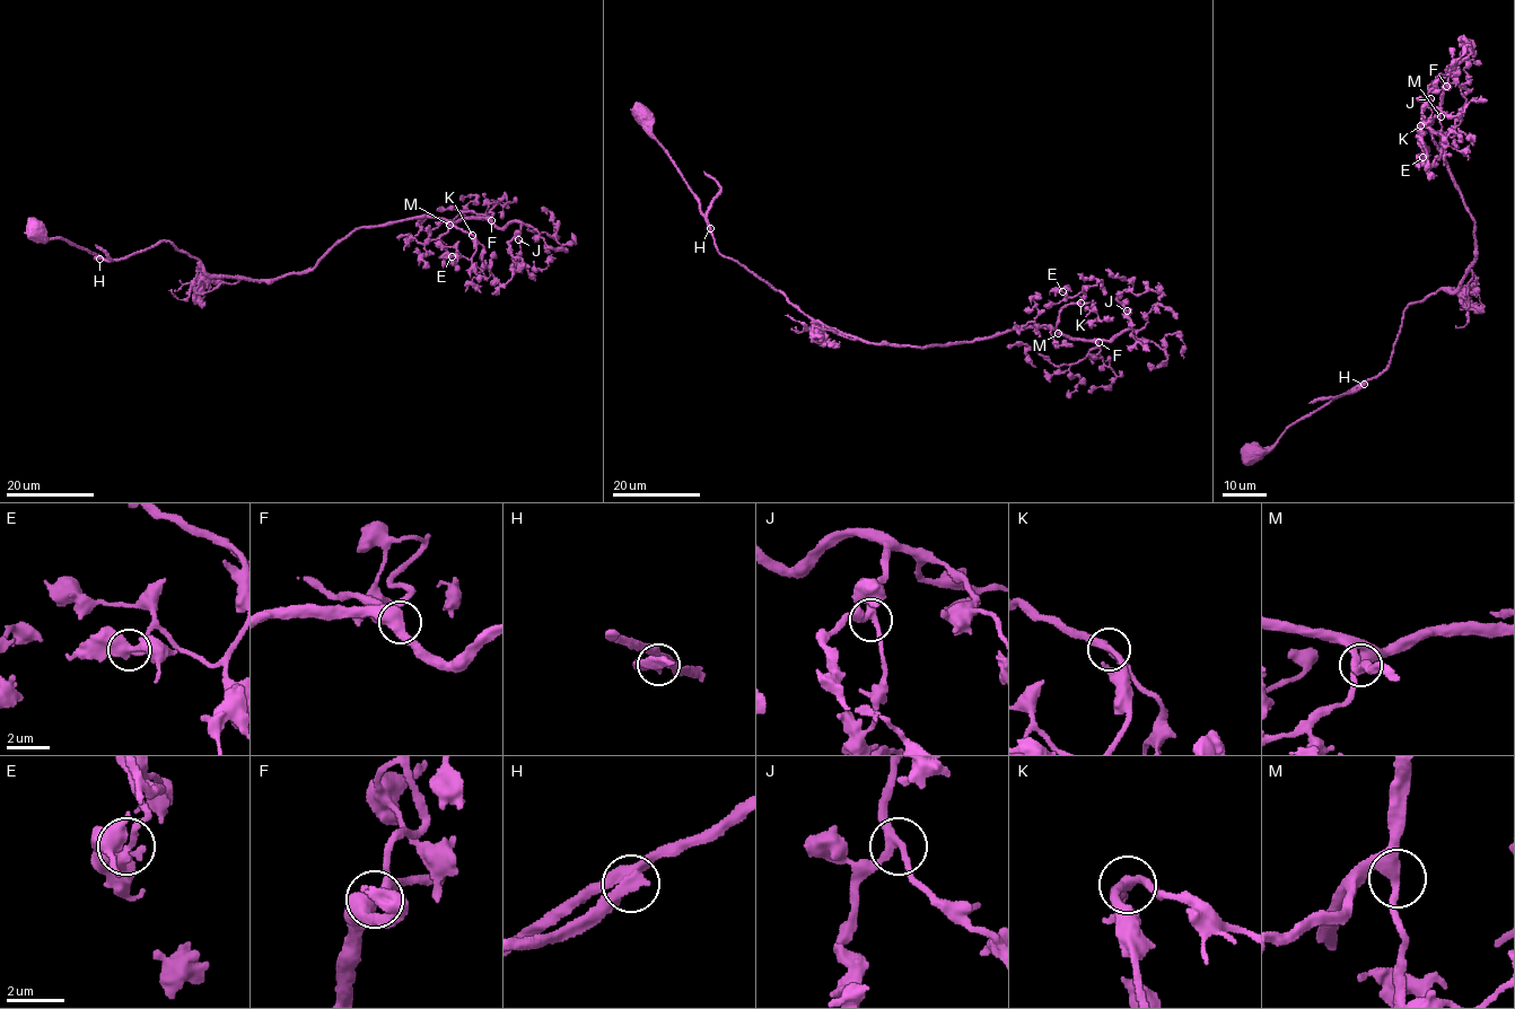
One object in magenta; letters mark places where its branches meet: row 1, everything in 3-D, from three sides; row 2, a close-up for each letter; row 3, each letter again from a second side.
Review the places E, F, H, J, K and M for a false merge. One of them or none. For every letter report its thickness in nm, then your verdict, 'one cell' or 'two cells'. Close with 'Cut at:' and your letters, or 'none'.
E: calibre 360 nm; one cell
F: calibre 440 nm; one cell
H: calibre 320 nm; two cells
J: calibre 260 nm; one cell
K: calibre 280 nm; one cell
M: calibre 300 nm; one cell
Cut at: H

